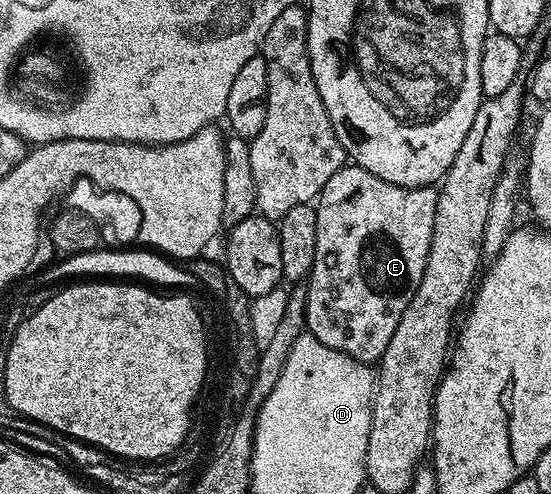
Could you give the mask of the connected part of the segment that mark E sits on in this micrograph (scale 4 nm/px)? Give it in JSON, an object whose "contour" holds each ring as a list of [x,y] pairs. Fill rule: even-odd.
{"contour":[[[348,163],[320,190],[317,197],[317,254],[313,258],[309,283],[306,285],[306,331],[311,333],[317,342],[325,342],[333,350],[341,350],[354,360],[371,366],[385,354],[385,346],[389,346],[389,338],[393,338],[393,330],[397,330],[397,322],[401,322],[401,314],[405,314],[405,306],[413,302],[413,294],[417,294],[417,286],[421,286],[421,278],[425,274],[425,262],[429,258],[429,246],[433,242],[433,222],[437,218],[438,191],[434,187],[402,188],[393,182],[385,182],[385,178],[377,178],[377,174],[369,174],[369,170],[360,168],[358,164]]]}

